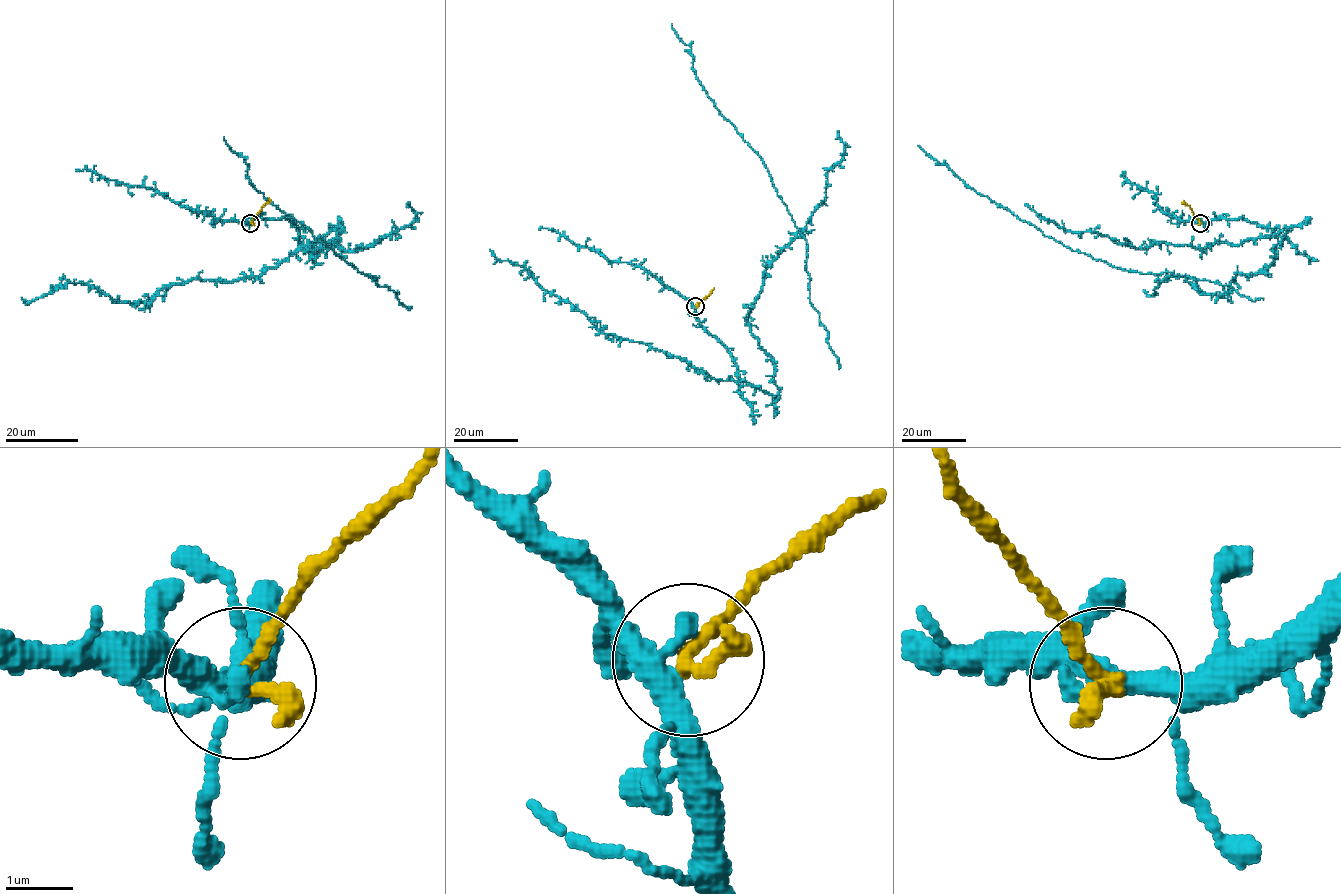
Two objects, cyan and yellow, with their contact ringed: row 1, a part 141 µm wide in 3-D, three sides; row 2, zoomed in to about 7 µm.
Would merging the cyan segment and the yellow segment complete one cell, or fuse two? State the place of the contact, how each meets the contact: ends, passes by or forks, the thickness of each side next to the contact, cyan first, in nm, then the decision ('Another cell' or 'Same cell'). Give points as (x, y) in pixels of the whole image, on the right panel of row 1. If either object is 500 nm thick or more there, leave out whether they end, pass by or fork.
Place: (1200, 223). At the ring cyan forks. At the ring yellow ends. Thickness 320 nm (cyan) against 300 nm. Another cell

